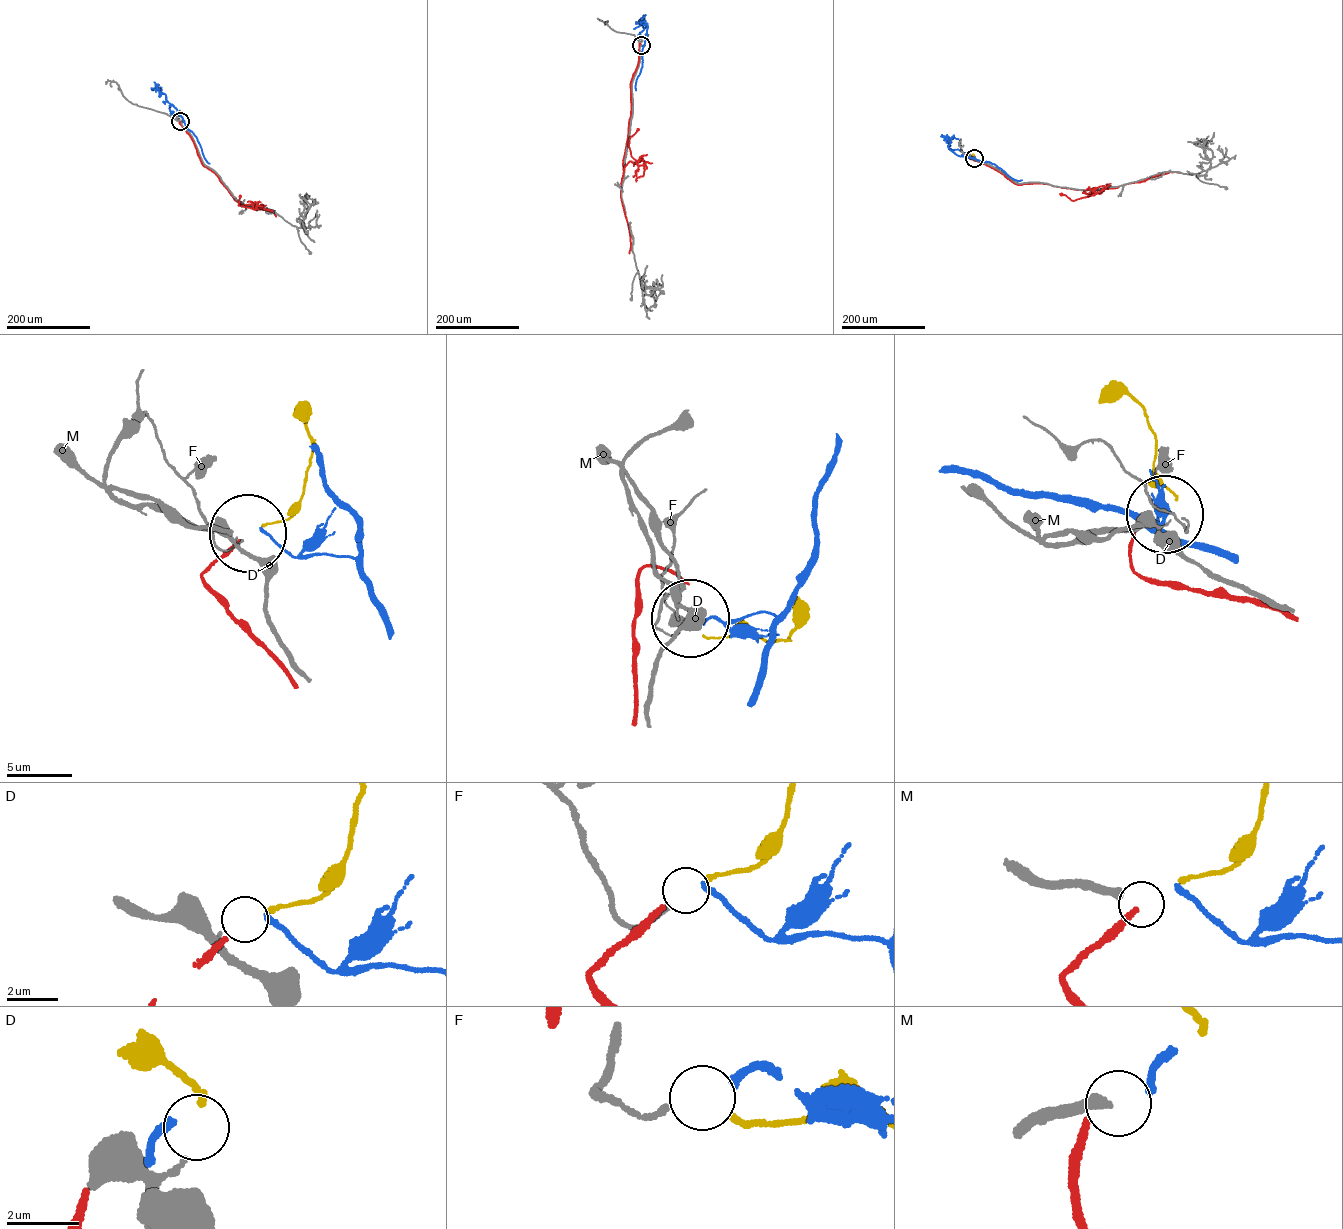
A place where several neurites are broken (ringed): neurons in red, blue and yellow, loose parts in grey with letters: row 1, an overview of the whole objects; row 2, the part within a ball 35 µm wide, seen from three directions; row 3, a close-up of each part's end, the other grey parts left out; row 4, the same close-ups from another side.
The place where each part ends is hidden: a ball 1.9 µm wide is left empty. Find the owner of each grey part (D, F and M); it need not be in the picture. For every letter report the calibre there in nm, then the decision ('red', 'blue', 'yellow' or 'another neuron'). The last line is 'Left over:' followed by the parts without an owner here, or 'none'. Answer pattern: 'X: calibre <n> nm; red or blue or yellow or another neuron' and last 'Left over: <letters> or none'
D: calibre 140 nm; yellow
F: calibre 160 nm; blue
M: calibre 320 nm; red
Left over: none

